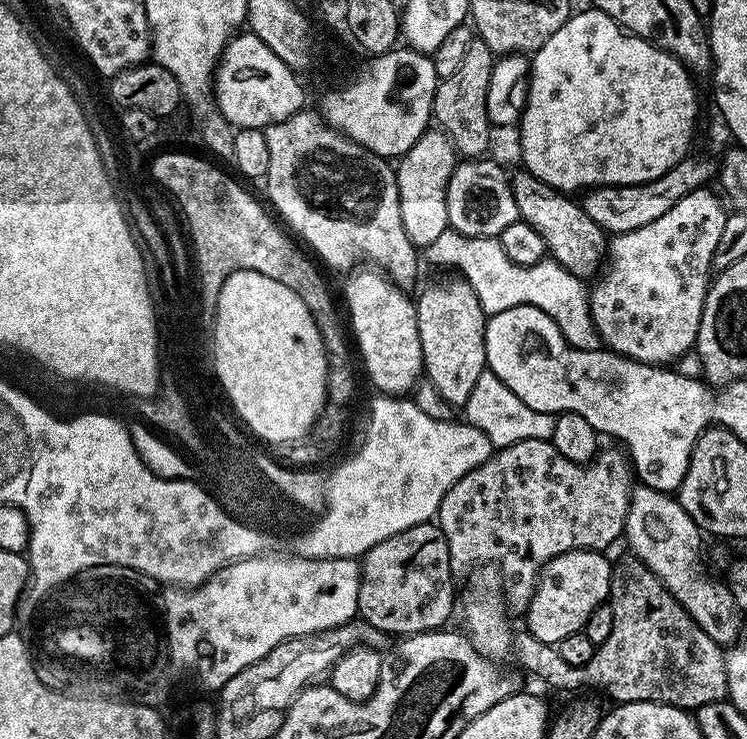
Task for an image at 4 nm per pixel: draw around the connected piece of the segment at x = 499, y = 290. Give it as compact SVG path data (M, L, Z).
M453 228L442 230L430 246L422 249L422 256L427 263L429 260L432 264L457 268L460 271L457 273L471 286L474 294L478 294L478 302L488 316L514 306L534 306L554 321L568 344L578 348L601 347L602 341L590 314L589 289L585 281L570 274L570 270L563 268L558 261L545 258L534 266L518 266L518 262L506 258L497 237L467 236Z

